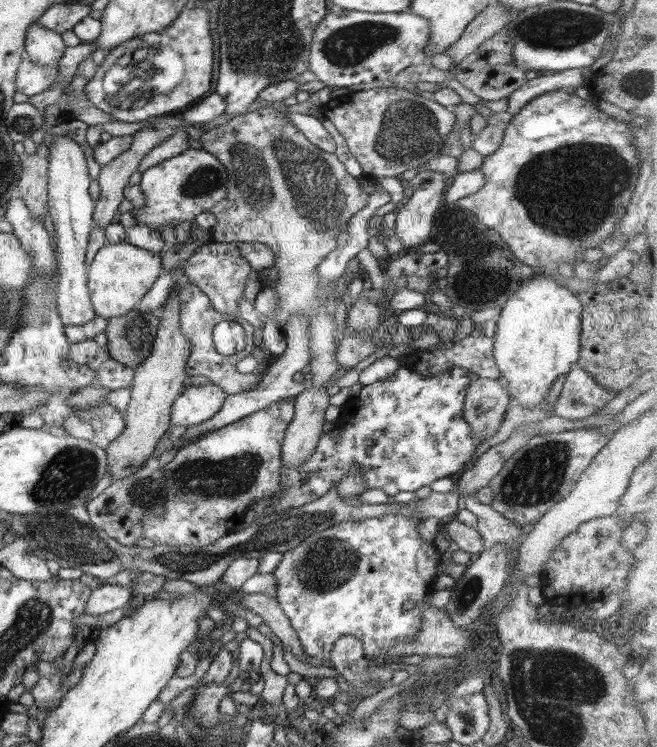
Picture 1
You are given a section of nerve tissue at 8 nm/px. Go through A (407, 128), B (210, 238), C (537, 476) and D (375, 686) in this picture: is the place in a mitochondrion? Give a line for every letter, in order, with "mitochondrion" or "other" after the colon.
A: mitochondrion
B: other
C: mitochondrion
D: other

